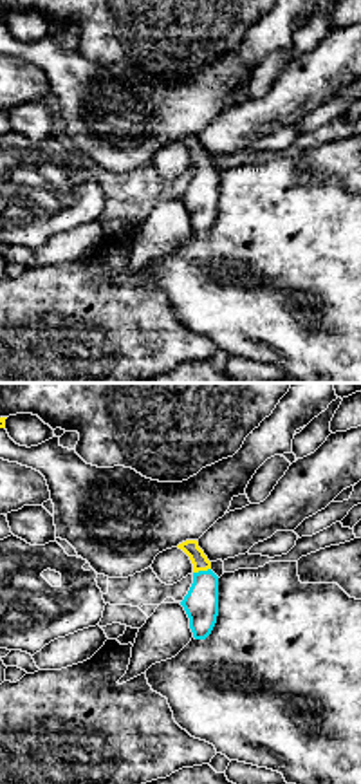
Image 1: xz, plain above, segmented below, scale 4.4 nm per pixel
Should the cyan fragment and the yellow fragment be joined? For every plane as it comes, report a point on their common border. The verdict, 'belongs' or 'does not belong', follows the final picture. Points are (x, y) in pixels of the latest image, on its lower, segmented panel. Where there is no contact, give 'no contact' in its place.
contact (201, 571)

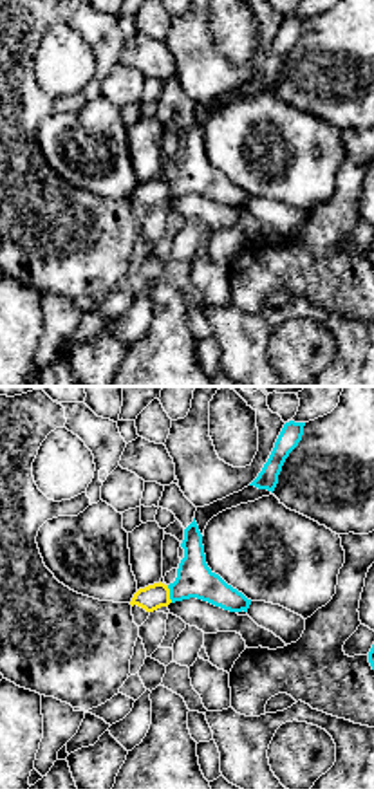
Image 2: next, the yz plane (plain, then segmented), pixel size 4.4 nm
contact (170, 594)

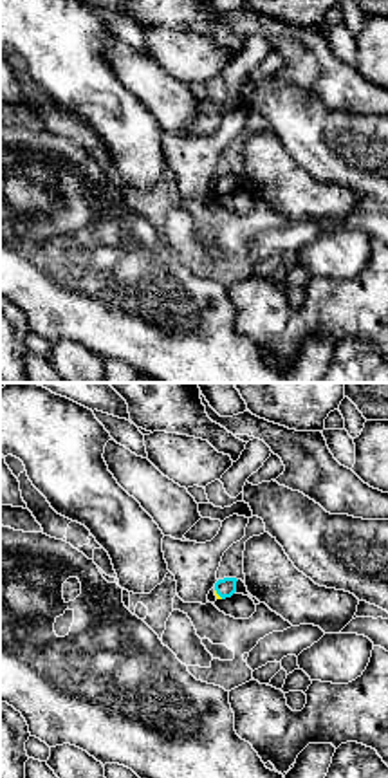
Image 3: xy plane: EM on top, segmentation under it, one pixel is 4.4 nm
contact (219, 594)

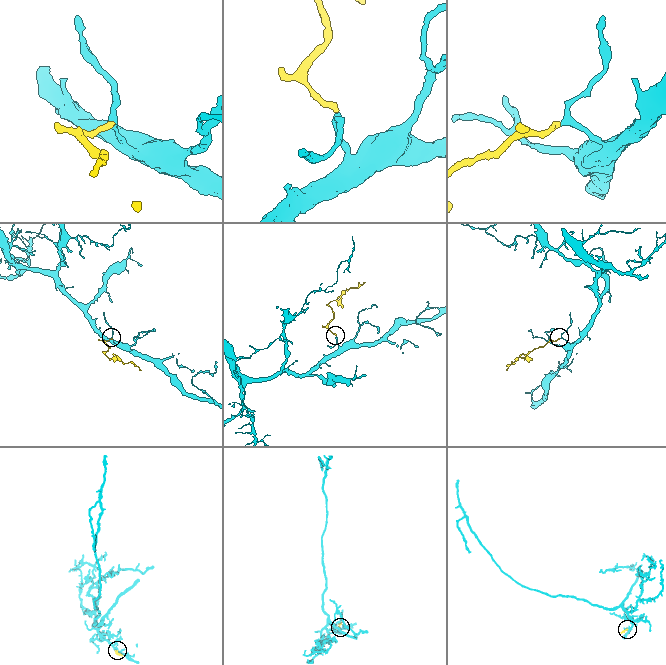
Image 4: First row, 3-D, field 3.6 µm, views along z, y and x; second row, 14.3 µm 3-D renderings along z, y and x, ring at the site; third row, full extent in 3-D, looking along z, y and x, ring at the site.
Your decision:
belongs

